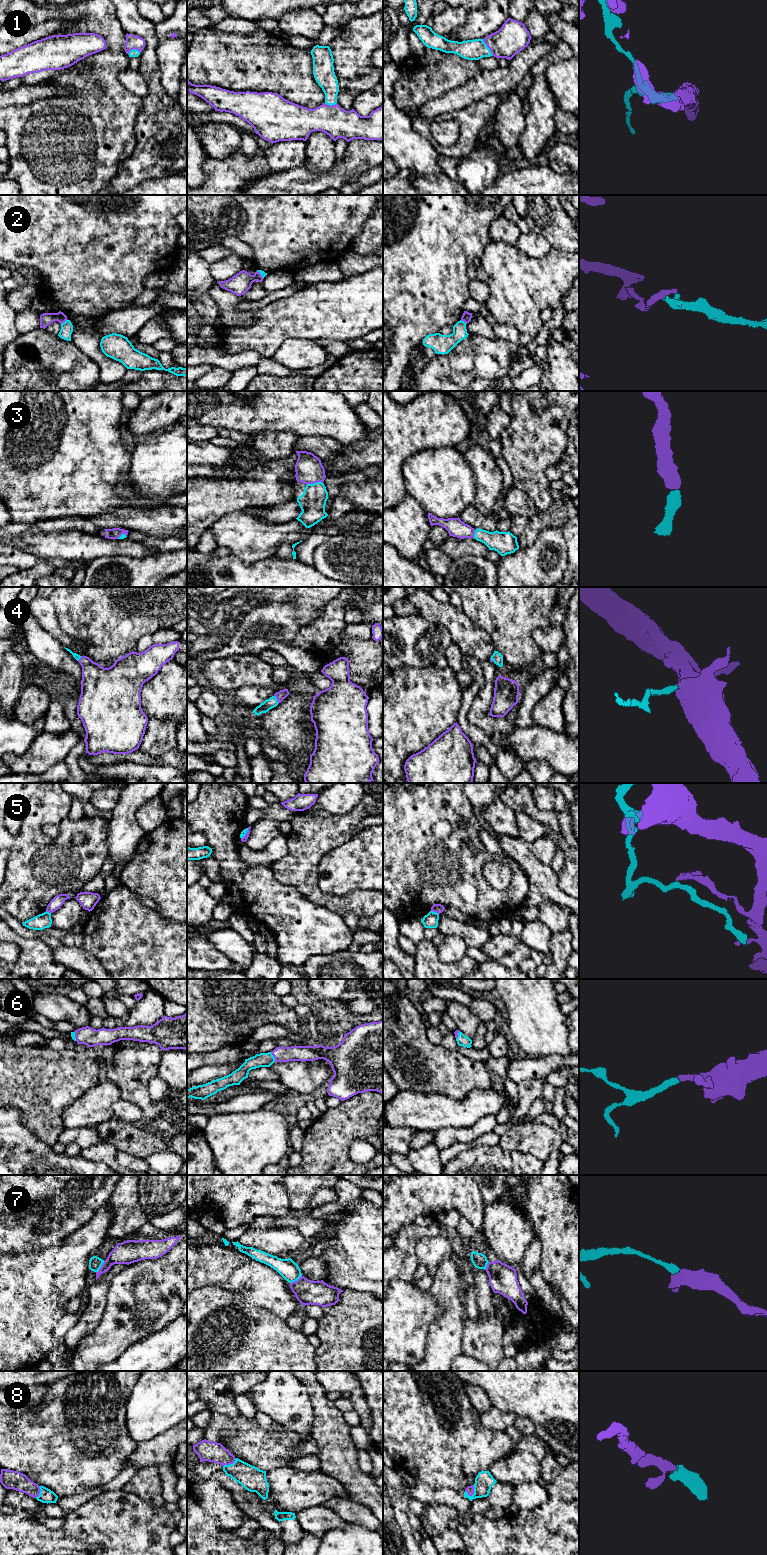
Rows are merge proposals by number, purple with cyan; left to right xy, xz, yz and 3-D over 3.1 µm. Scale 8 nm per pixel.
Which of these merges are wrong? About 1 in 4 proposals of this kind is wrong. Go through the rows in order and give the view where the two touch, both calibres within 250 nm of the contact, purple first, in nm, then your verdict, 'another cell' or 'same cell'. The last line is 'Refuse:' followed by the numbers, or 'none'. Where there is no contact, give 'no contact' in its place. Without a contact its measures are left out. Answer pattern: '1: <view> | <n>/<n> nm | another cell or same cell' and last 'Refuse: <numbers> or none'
1: yz | 240/160 nm | same cell
2: xy | 100/100 nm | another cell
3: xz | 220/220 nm | same cell
4: xz | 80/90 nm | same cell
5: yz | 80/120 nm | another cell
6: xz | 130/110 nm | same cell
7: xy | 190/110 nm | same cell
8: yz | 60/150 nm | same cell
Refuse: 2, 5

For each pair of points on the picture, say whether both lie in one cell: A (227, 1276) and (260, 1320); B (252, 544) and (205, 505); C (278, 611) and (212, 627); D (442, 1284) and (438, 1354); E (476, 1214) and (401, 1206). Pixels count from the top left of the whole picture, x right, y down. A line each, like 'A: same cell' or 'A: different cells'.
A: different cells
B: different cells
C: same cell
D: same cell
E: same cell

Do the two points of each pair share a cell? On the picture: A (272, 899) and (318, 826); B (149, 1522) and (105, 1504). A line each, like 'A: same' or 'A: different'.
A: different
B: same

